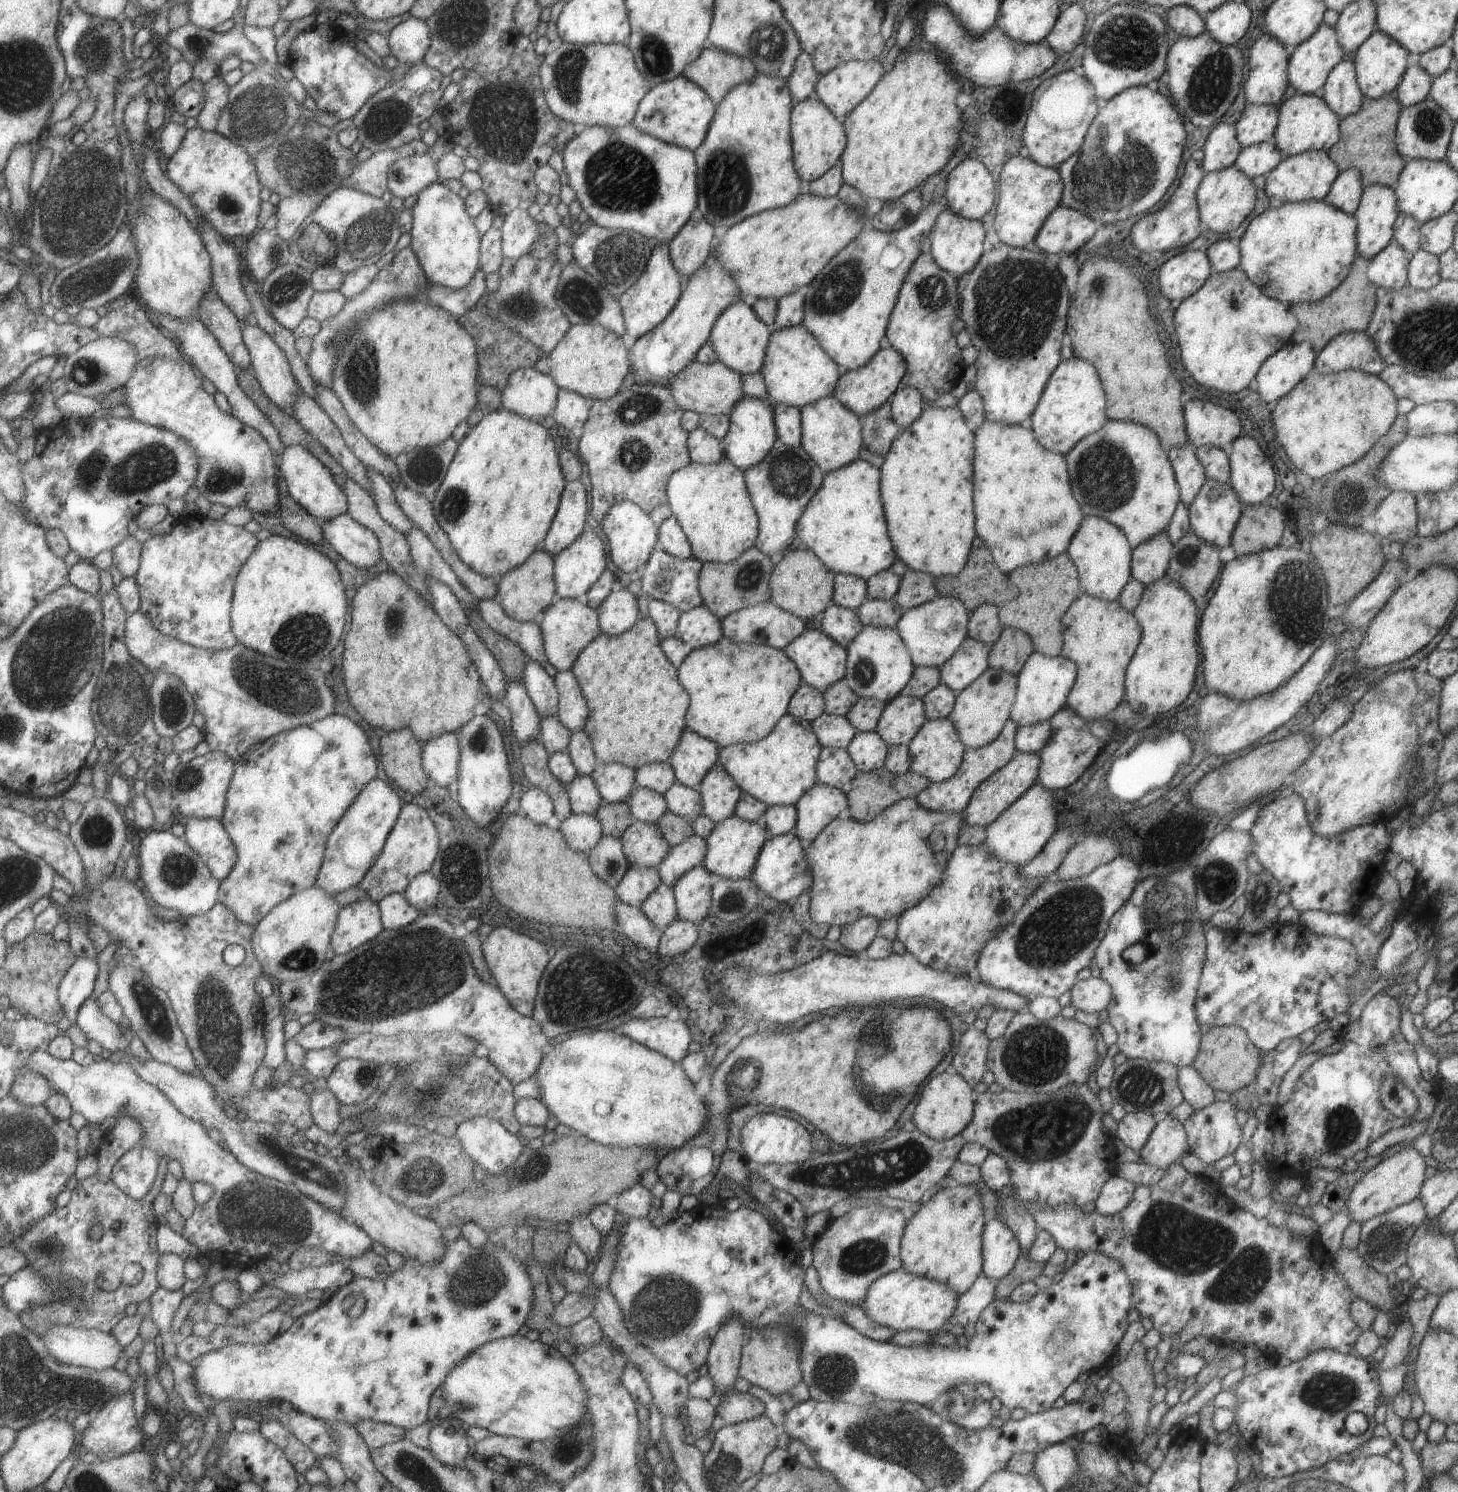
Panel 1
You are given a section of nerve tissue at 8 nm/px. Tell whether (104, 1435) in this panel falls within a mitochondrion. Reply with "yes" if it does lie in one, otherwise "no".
yes

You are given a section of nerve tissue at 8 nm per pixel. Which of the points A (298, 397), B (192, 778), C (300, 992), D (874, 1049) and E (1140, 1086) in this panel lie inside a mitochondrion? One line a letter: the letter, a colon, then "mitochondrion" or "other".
A: other
B: mitochondrion
C: mitochondrion
D: mitochondrion
E: mitochondrion

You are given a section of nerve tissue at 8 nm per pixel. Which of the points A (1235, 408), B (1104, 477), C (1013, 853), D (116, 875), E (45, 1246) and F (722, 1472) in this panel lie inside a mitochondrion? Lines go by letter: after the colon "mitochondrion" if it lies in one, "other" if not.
A: other
B: mitochondrion
C: other
D: other
E: mitochondrion
F: mitochondrion

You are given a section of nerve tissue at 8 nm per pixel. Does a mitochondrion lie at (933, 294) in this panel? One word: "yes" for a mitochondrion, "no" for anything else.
yes

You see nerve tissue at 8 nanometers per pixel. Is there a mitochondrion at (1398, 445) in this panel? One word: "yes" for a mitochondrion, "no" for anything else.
no

